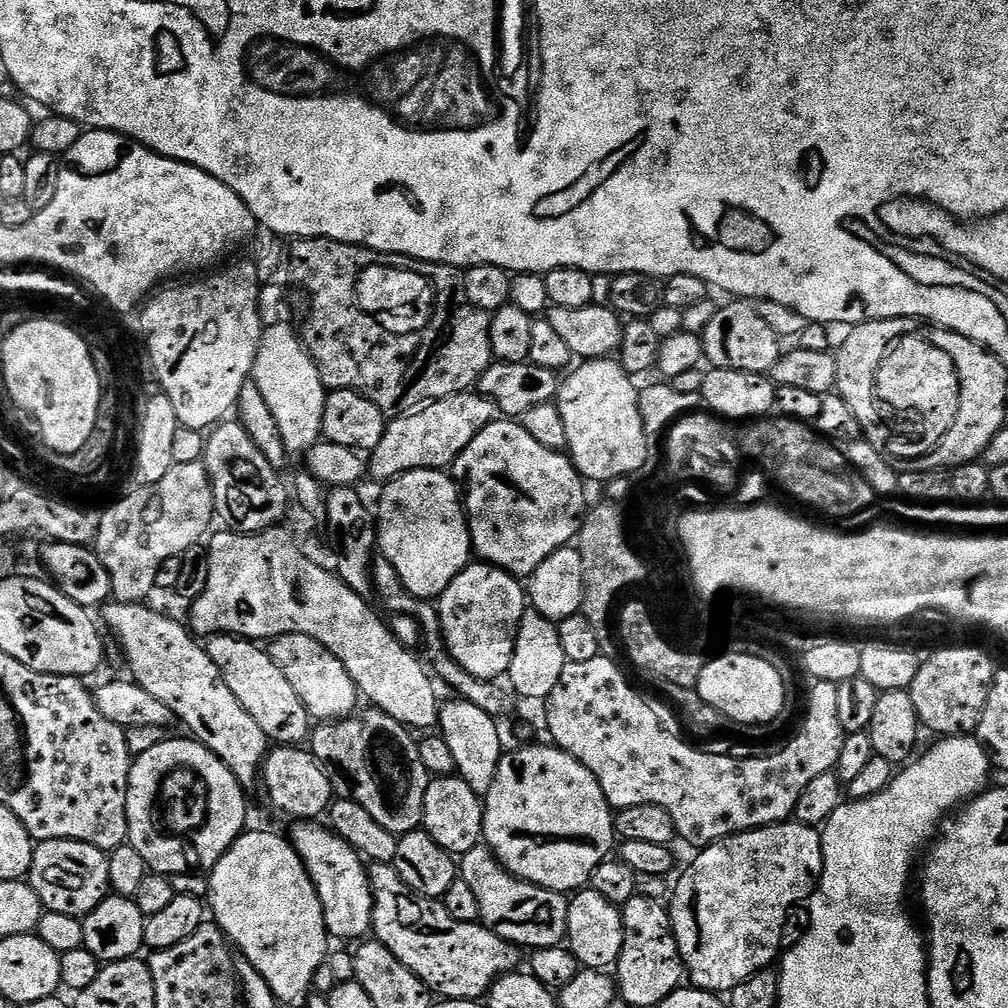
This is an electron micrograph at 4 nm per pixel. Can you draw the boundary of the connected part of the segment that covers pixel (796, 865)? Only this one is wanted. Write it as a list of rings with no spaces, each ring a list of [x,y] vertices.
[[[785,822],[783,824],[771,824],[765,828],[755,828],[749,832],[739,832],[737,836],[727,836],[725,840],[719,840],[716,844],[709,844],[707,848],[700,850],[694,862],[683,869],[680,881],[674,884],[670,892],[670,915],[672,918],[672,932],[676,935],[680,957],[684,959],[685,969],[690,973],[691,983],[697,988],[704,988],[708,992],[728,994],[734,986],[746,982],[754,974],[765,971],[772,959],[775,961],[781,955],[780,943],[784,940],[784,923],[788,920],[788,911],[795,904],[800,904],[809,899],[816,890],[816,883],[821,880],[820,875],[824,869],[824,851],[822,850],[822,838],[820,828],[811,828],[805,824]]]

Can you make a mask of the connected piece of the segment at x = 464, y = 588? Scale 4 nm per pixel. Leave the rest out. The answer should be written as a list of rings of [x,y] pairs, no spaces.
[[[472,562],[439,596],[438,611],[444,644],[454,662],[466,674],[474,674],[474,678],[499,681],[510,666],[516,635],[526,611],[525,585],[493,564]]]

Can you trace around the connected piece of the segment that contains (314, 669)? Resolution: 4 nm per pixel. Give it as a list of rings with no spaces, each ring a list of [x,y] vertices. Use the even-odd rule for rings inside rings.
[[[286,634],[278,636],[267,645],[267,652],[270,658],[286,674],[290,686],[294,686],[294,691],[298,698],[306,706],[309,717],[316,722],[331,722],[334,720],[343,720],[355,713],[356,700],[358,701],[358,689],[356,683],[350,678],[346,666],[338,662],[326,646],[322,646],[314,638],[306,634]]]

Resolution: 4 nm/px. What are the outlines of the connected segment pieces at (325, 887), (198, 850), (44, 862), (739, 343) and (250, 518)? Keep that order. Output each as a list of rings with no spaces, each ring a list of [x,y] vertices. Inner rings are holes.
[[[296,822],[291,825],[290,843],[302,858],[322,902],[324,925],[329,937],[359,941],[372,932],[374,898],[368,881],[368,868],[362,857],[331,827],[320,822]]]
[[[166,738],[132,761],[128,779],[127,843],[142,854],[149,869],[173,877],[193,870],[211,870],[245,831],[246,789],[205,744],[195,738]]]
[[[42,840],[32,854],[30,883],[45,909],[85,917],[109,895],[108,858],[103,848],[77,840]]]
[[[743,298],[733,299],[732,304],[717,307],[714,318],[702,333],[705,361],[713,368],[746,370],[747,372],[771,373],[772,367],[782,354],[782,338],[770,330],[770,325],[758,314],[756,304]]]
[[[221,422],[211,429],[204,445],[203,465],[208,472],[208,479],[212,482],[212,502],[217,517],[225,520],[229,529],[238,532],[264,532],[268,528],[275,528],[281,523],[284,511],[290,504],[290,492],[284,489],[277,469],[260,451],[260,448],[250,438],[250,434],[239,422]]]

